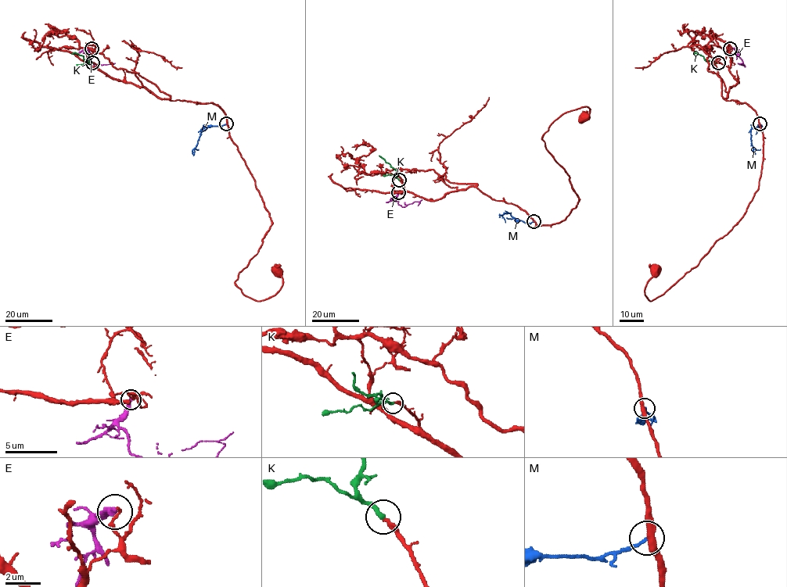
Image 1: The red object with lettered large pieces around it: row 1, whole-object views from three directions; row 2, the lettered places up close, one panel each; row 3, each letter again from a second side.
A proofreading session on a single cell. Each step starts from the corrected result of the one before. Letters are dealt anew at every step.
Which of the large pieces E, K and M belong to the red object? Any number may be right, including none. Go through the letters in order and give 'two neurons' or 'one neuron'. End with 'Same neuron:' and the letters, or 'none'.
E: two neurons
K: one neuron
M: two neurons
Same neuron: K

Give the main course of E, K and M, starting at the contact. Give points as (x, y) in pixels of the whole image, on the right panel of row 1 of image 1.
E: (730, 48), (736, 51), (745, 66), (740, 64), (743, 64)
K: (718, 62), (706, 61), (702, 55), (693, 54)
M: (760, 123), (762, 126), (752, 128), (750, 132), (751, 144), (756, 150), (760, 148)

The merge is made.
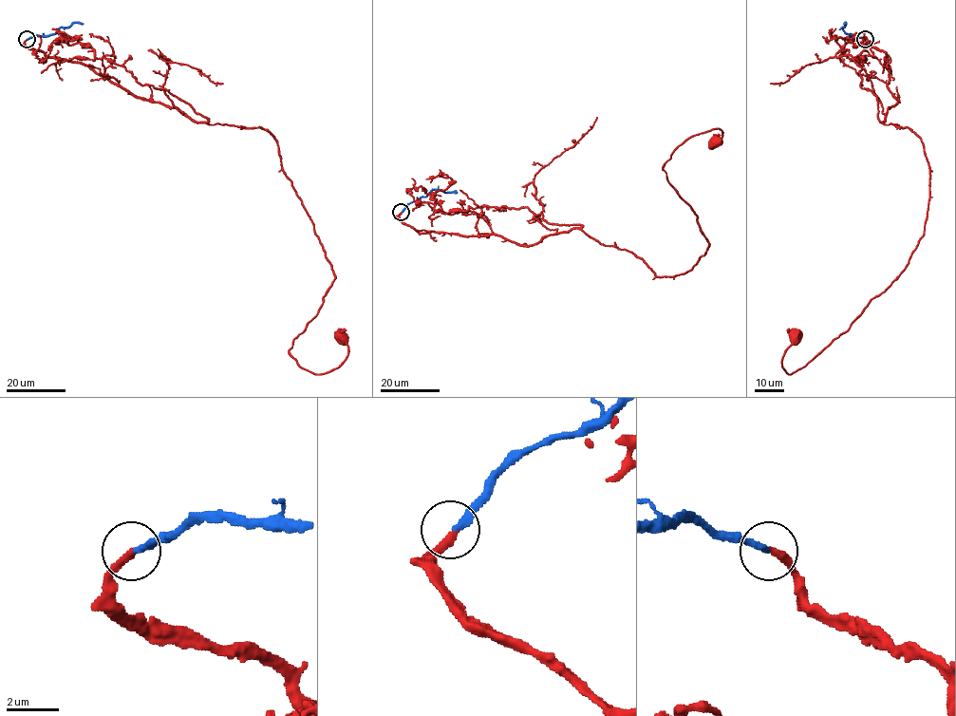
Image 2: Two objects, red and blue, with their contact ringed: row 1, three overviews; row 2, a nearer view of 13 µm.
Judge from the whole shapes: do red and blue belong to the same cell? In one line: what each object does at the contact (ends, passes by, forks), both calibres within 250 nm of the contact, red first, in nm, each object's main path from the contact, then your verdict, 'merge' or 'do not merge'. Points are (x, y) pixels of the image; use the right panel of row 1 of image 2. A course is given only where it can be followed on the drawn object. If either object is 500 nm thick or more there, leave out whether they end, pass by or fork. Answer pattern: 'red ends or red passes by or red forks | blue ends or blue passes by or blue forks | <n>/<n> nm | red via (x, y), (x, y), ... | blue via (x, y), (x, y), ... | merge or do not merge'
red ends | blue ends | 340/280 nm | red via (866, 39), (886, 54), (898, 100), (881, 122), (923, 143), (924, 235), (847, 330), (788, 374), (795, 334) | blue via (865, 39), (848, 35), (843, 28), (846, 24) | merge

